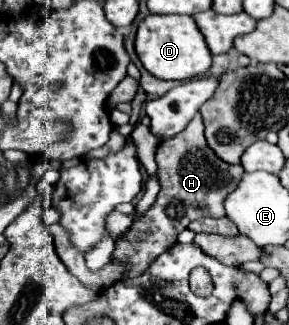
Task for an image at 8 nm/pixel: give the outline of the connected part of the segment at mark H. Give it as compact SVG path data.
M199 113L181 133L177 133L177 137L159 143L155 161L159 167L157 175L161 181L161 191L155 203L133 221L131 229L125 235L115 239L113 257L129 265L125 277L137 277L147 271L147 267L161 253L169 251L171 245L175 245L177 235L187 229L191 221L203 217L225 217L223 199L237 187L243 175L241 165L227 165L209 149L203 137L203 117Z

